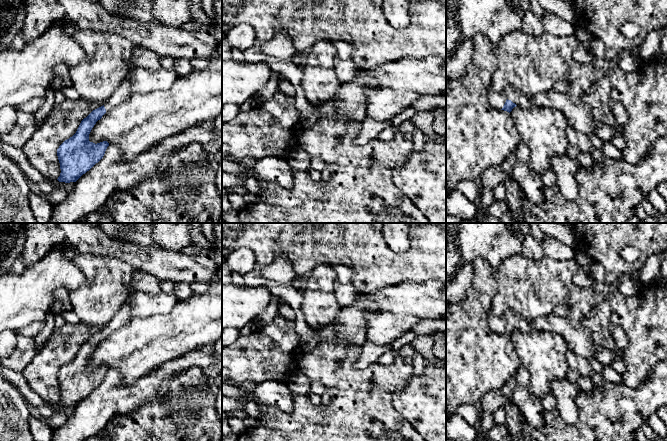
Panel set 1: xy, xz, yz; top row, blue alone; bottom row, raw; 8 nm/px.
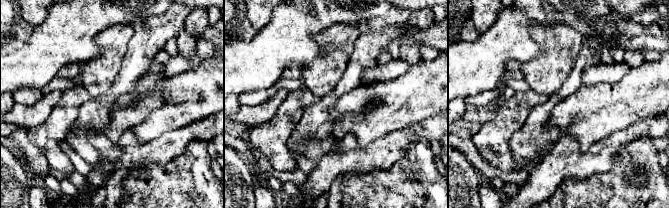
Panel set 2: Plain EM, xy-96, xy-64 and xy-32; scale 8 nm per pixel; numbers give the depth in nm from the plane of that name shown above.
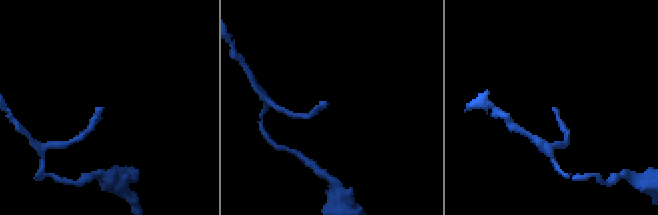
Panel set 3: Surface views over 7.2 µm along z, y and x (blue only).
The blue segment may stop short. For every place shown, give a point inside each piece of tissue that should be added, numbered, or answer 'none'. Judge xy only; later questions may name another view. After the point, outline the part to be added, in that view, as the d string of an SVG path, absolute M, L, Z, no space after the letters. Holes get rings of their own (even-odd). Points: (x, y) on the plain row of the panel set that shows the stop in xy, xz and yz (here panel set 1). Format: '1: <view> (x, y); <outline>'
1: xy (123, 315); M132 282L130 292L124 302L124 304L121 306L119 311L114 315L112 320L104 326L104 331L106 335L113 333L118 328L125 325L130 319L131 319L131 310L128 305L128 301L130 298L138 291L137 285L135 282Z

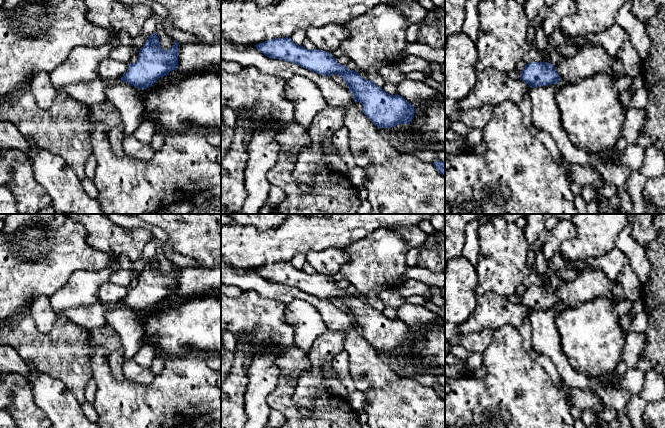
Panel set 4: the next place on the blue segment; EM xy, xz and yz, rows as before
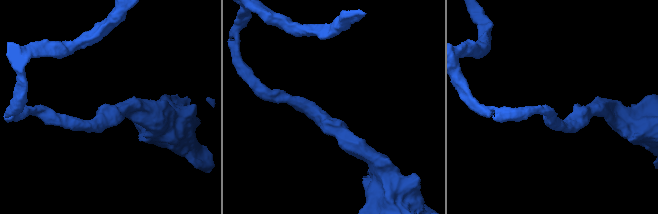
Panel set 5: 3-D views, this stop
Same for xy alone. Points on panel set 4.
none

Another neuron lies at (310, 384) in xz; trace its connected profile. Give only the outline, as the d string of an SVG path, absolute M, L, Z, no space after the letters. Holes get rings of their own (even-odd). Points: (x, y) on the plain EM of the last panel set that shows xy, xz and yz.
M327 330L314 341L309 350L309 369L302 372L293 396L293 401L302 415L312 415L315 401L321 393L332 394L323 379L322 370L337 354L344 351L344 339L343 332Z

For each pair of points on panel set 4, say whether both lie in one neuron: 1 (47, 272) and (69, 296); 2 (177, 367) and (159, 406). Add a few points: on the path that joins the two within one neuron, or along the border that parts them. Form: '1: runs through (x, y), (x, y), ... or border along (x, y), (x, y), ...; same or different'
1: border along (77, 270), (50, 298); different
2: runs through (175, 377), (175, 390), (169, 396); same

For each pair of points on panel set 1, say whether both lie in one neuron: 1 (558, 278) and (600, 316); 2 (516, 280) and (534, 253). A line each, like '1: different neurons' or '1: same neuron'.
1: different neurons
2: different neurons

